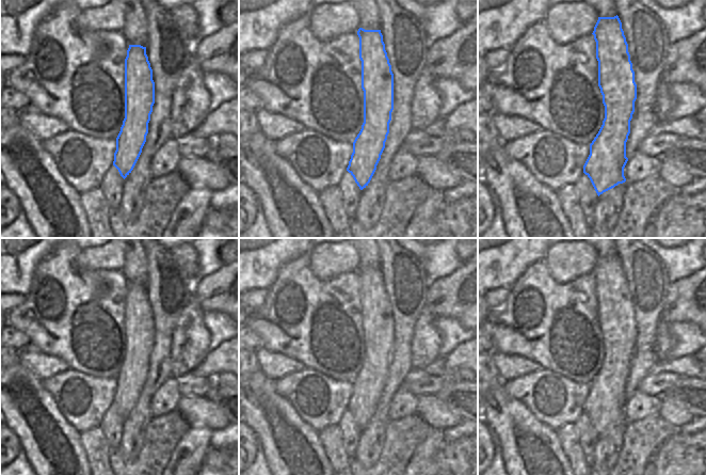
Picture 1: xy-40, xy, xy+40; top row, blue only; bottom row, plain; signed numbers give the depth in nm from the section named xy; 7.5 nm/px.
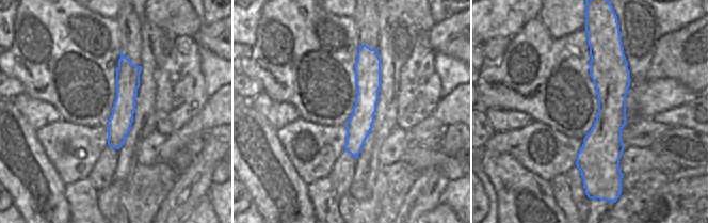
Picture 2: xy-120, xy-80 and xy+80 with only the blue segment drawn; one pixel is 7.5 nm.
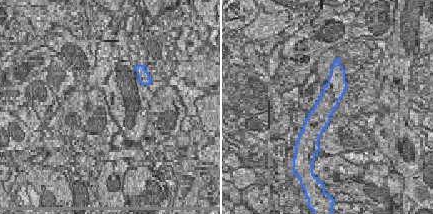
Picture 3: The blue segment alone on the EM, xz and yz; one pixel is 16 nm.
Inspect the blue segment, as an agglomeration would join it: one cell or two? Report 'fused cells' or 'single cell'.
single cell

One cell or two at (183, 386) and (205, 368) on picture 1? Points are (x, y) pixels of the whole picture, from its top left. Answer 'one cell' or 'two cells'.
two cells

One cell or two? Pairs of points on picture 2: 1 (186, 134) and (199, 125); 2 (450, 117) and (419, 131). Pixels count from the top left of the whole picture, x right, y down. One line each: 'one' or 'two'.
1: one
2: one

